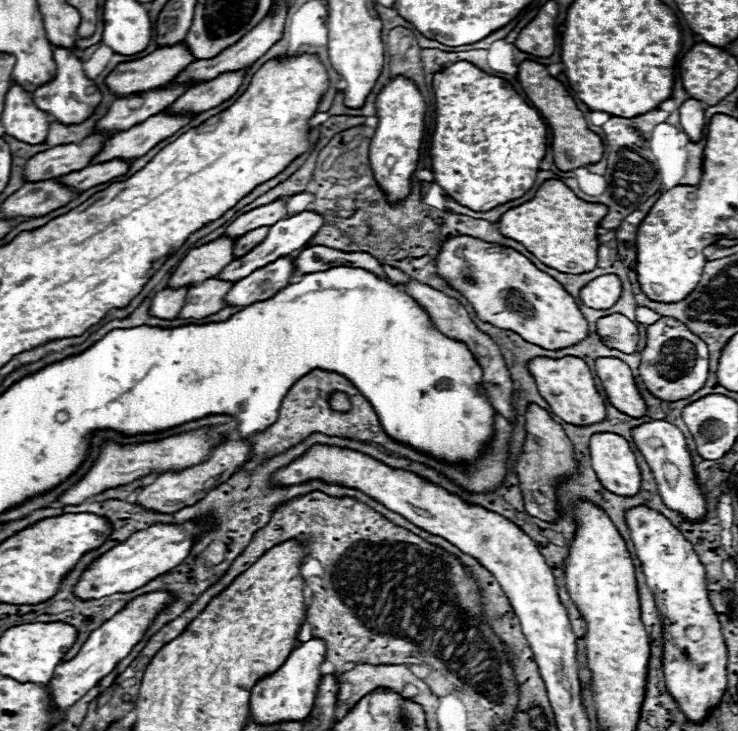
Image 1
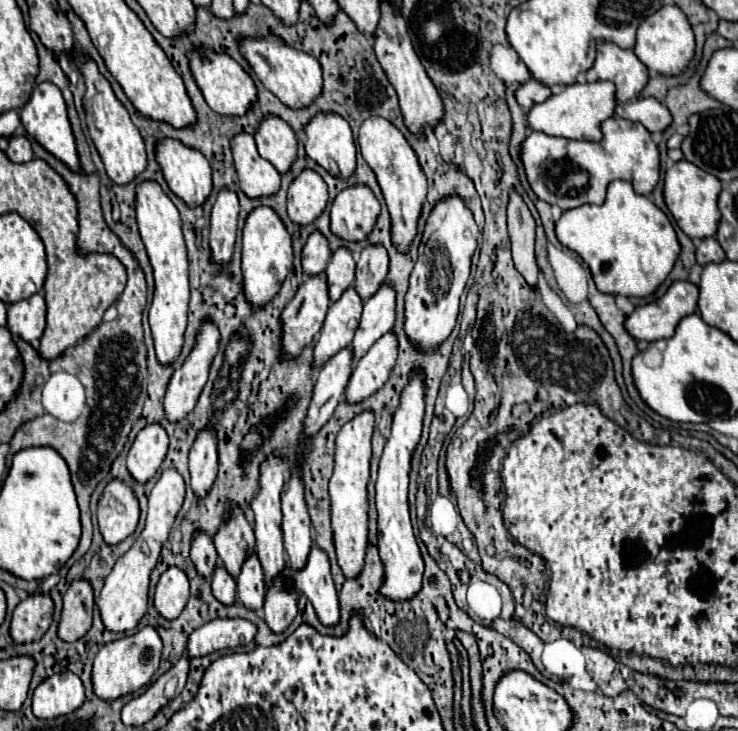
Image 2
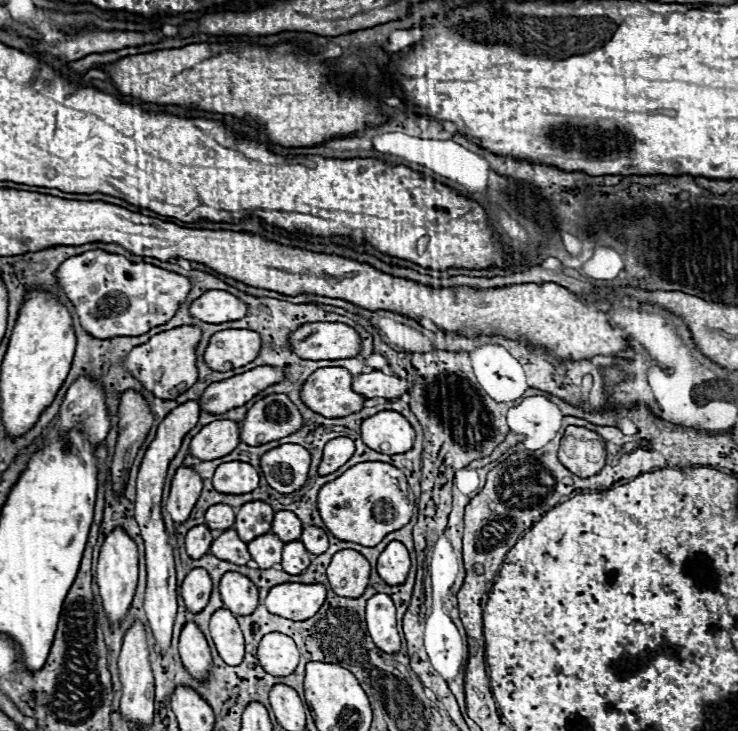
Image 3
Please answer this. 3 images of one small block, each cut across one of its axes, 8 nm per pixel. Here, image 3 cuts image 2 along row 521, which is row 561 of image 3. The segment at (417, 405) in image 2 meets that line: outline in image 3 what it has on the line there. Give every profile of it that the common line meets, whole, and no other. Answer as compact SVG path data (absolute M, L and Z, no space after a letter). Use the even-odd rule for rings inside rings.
M396 540L390 542L378 558L380 578L390 586L398 586L398 584L404 584L408 570L410 570L410 556L406 546Z

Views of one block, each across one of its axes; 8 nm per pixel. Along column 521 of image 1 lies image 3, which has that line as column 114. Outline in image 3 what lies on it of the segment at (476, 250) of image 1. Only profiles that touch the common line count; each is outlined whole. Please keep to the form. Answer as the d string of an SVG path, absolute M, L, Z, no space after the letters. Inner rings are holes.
M90 250L90 252L64 260L56 276L66 296L74 304L82 328L100 340L114 338L114 336L142 336L154 326L160 326L162 322L170 320L176 314L176 310L186 300L194 284L192 278L188 276L182 276L182 274L176 274L176 272L170 272L146 262L130 262L124 256L110 254L104 250Z

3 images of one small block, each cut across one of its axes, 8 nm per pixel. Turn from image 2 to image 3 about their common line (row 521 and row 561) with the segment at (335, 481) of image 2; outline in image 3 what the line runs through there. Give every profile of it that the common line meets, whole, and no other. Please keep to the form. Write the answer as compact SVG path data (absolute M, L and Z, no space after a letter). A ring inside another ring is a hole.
M340 550L328 566L332 590L344 598L360 598L368 586L370 564L356 550Z

